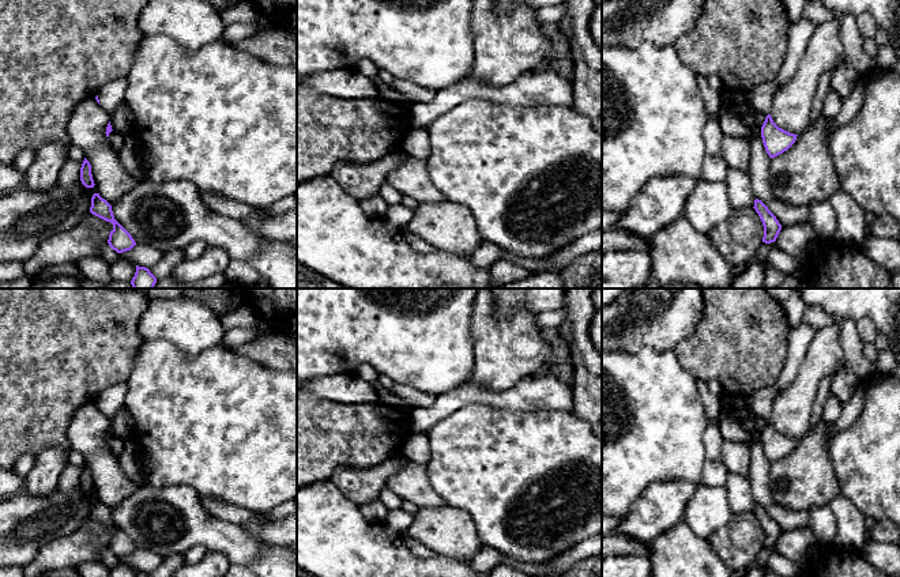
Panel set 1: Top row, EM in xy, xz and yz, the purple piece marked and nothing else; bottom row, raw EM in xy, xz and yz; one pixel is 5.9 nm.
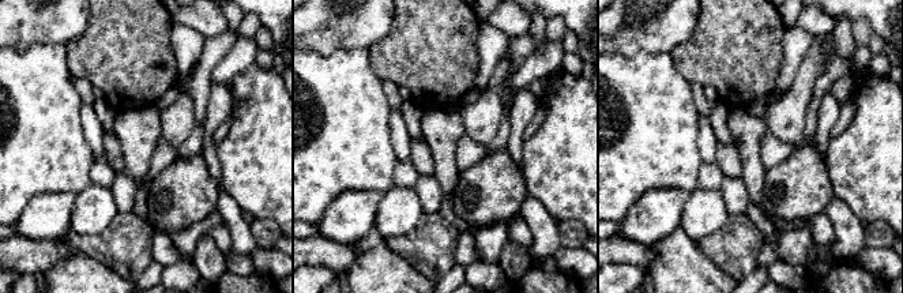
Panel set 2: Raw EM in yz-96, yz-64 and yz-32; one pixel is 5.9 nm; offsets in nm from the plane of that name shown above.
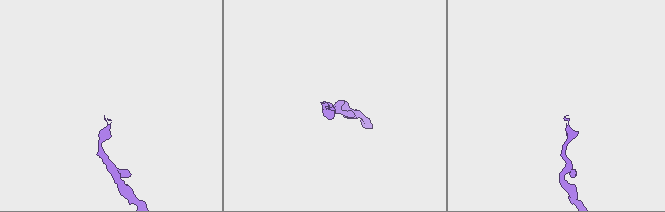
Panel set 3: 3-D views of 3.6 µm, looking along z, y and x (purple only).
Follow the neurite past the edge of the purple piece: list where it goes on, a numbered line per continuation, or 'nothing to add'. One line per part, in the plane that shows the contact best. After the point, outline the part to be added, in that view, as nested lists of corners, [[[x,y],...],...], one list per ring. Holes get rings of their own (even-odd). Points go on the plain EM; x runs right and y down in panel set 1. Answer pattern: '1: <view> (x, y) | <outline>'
1: xy (110, 399) | [[[121,382],[109,386],[99,393],[97,399],[99,408],[109,418],[109,421],[114,416],[118,408],[124,407],[125,392],[127,392],[127,384]]]

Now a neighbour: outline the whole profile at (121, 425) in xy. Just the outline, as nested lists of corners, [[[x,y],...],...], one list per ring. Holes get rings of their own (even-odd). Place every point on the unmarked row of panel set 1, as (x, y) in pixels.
[[[125,407],[118,408],[114,416],[110,419],[110,430],[112,434],[118,438],[133,438],[133,419]]]

